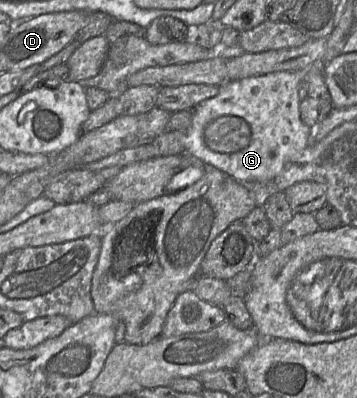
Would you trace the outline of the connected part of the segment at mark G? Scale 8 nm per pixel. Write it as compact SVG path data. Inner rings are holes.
M279 71L230 80L220 85L219 93L192 109L192 124L185 140L185 154L230 175L241 183L267 183L280 175L288 162L310 144L312 128L300 116L298 85L303 72Z

